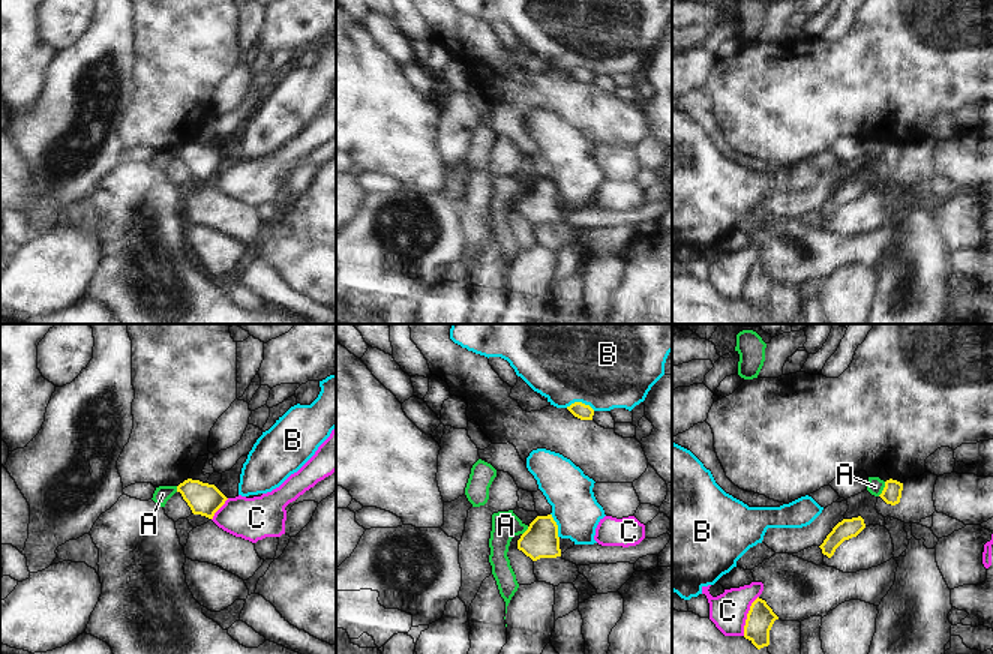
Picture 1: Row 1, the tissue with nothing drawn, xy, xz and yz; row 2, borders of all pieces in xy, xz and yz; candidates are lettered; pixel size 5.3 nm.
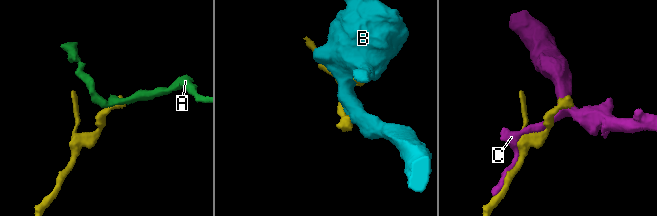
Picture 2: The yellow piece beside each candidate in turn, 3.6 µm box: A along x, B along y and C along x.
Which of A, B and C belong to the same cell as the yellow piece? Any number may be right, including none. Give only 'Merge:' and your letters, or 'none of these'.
Merge: none of these

